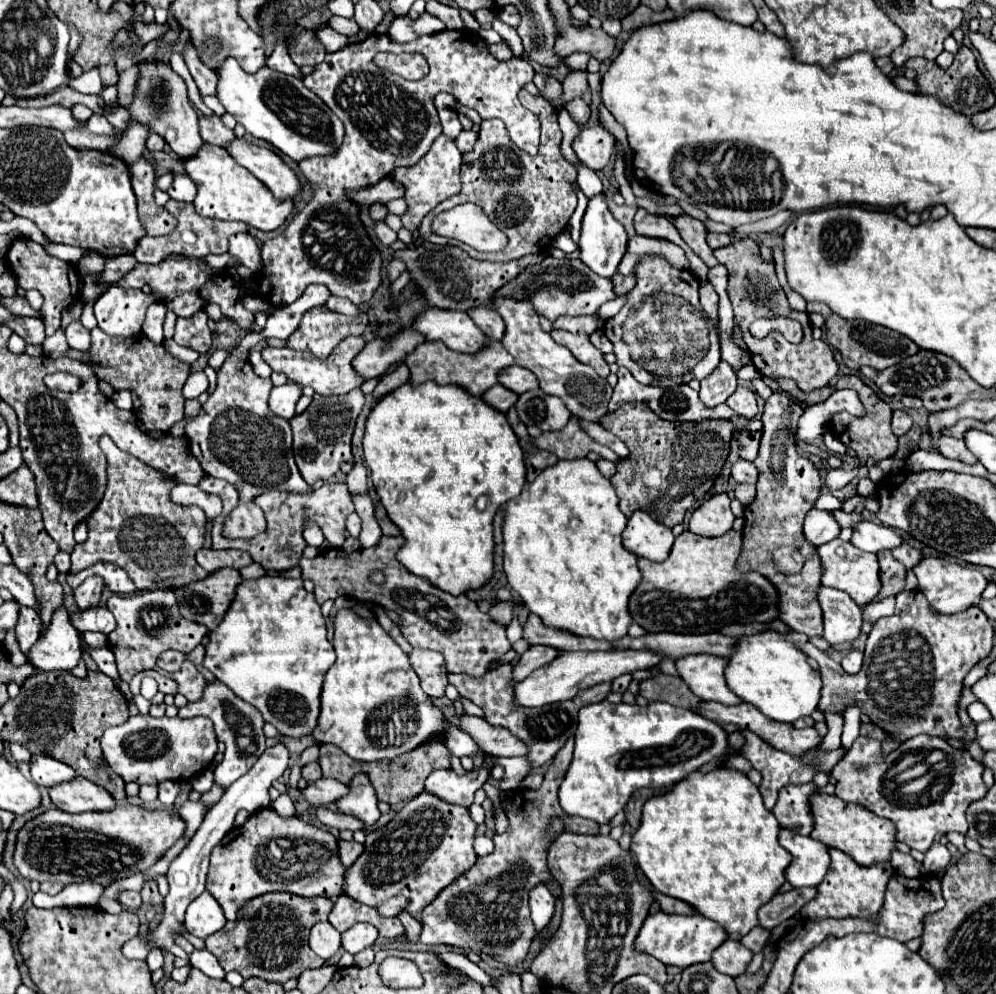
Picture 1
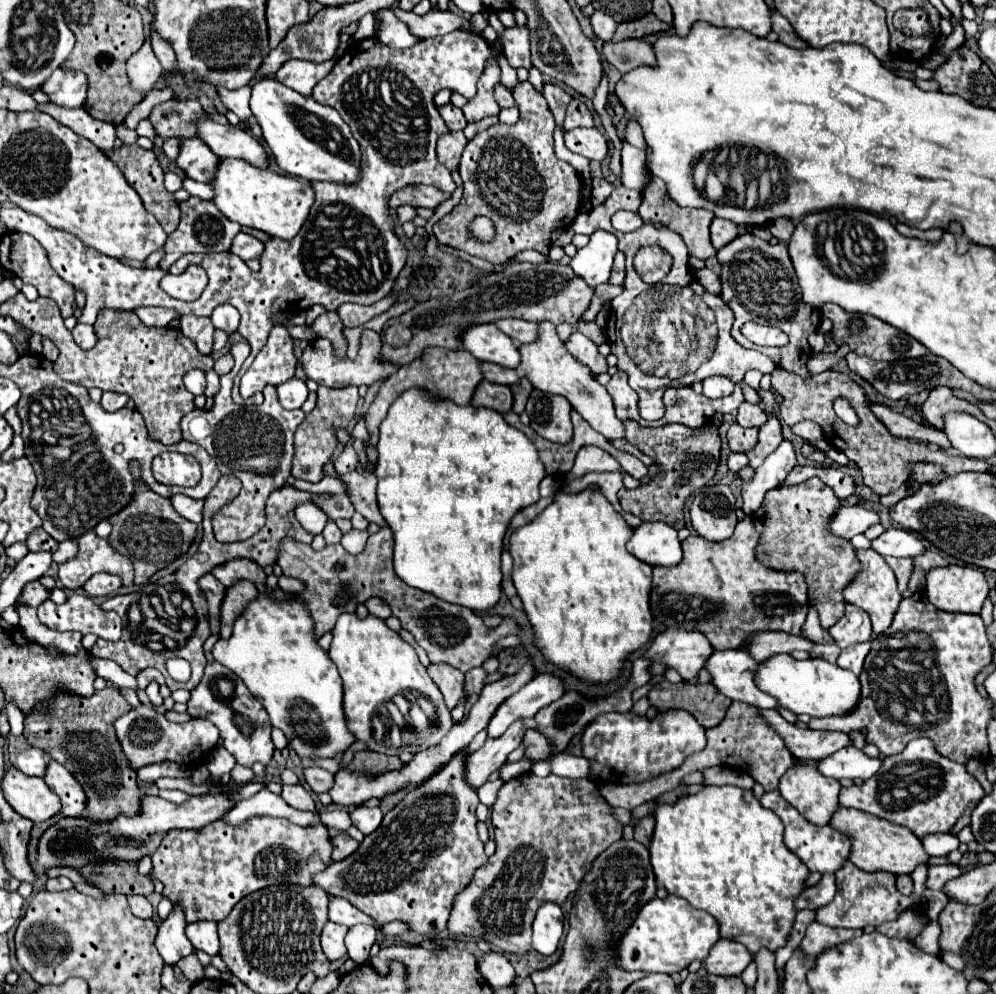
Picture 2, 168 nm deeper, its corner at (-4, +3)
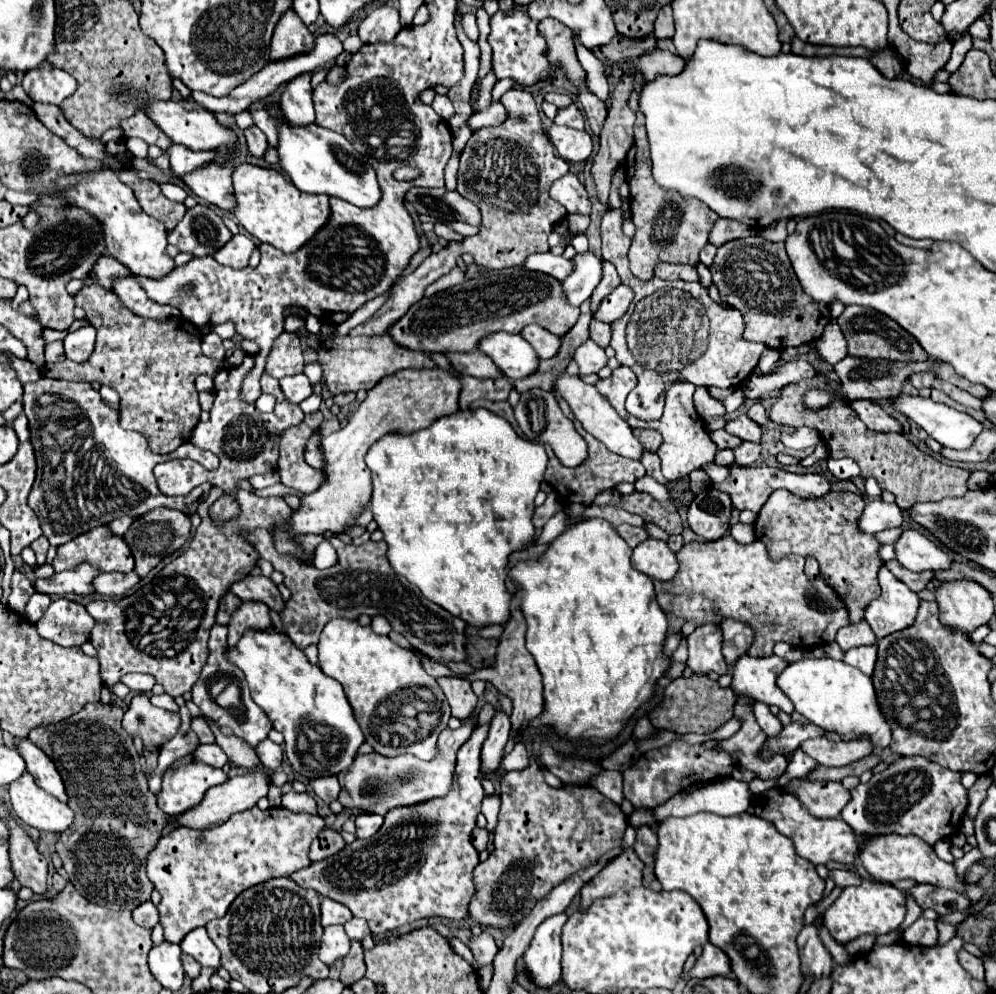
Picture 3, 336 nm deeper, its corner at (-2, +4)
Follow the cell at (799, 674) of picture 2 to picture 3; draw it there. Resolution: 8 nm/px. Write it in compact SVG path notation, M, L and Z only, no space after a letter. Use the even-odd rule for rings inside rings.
M803 658L791 662L785 672L777 676L777 686L793 702L795 710L809 722L829 732L839 732L843 740L853 740L861 734L867 734L871 736L875 748L889 746L891 732L881 716L881 710L877 708L871 678L857 668L833 658Z

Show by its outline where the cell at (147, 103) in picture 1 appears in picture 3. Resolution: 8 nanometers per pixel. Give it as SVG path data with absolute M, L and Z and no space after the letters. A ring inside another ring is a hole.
M209 162L207 166L201 166L185 176L181 176L181 180L201 200L215 204L225 212L233 210L231 168L225 168L219 162Z

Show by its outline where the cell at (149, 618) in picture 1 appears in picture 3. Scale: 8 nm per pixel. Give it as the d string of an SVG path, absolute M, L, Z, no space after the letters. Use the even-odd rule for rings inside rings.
M213 486L209 496L199 504L197 514L201 516L201 524L189 550L165 566L149 584L121 600L93 600L87 604L87 612L97 622L107 624L95 628L89 638L97 650L101 678L107 688L115 686L117 678L129 672L147 672L157 678L169 696L189 692L209 656L209 628L215 624L219 598L229 590L233 580L247 574L259 560L259 552L247 540L247 532L257 528L267 528L269 532L289 528L293 510L281 496L259 497L245 490L237 492L243 514L229 528L217 528L207 514L217 496L221 496L221 488Z

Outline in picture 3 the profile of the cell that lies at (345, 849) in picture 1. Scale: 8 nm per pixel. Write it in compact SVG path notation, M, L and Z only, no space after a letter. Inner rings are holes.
M325 828L323 832L319 832L319 836L313 840L311 844L311 850L309 850L309 858L313 862L317 860L325 860L337 852L341 852L345 848L345 840L339 832L331 830L331 828Z

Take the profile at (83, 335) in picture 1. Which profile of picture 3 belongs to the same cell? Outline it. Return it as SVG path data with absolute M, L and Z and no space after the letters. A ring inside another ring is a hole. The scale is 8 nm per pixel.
M91 324L69 332L65 338L65 356L75 362L85 362L95 346L95 330Z

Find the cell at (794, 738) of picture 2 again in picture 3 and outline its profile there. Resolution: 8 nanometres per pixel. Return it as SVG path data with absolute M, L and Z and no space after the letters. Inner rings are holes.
M827 738L805 740L799 748L823 766L845 766L845 764L851 764L855 760L865 758L873 750L871 742L867 742L867 740L833 742L833 740L827 740Z

